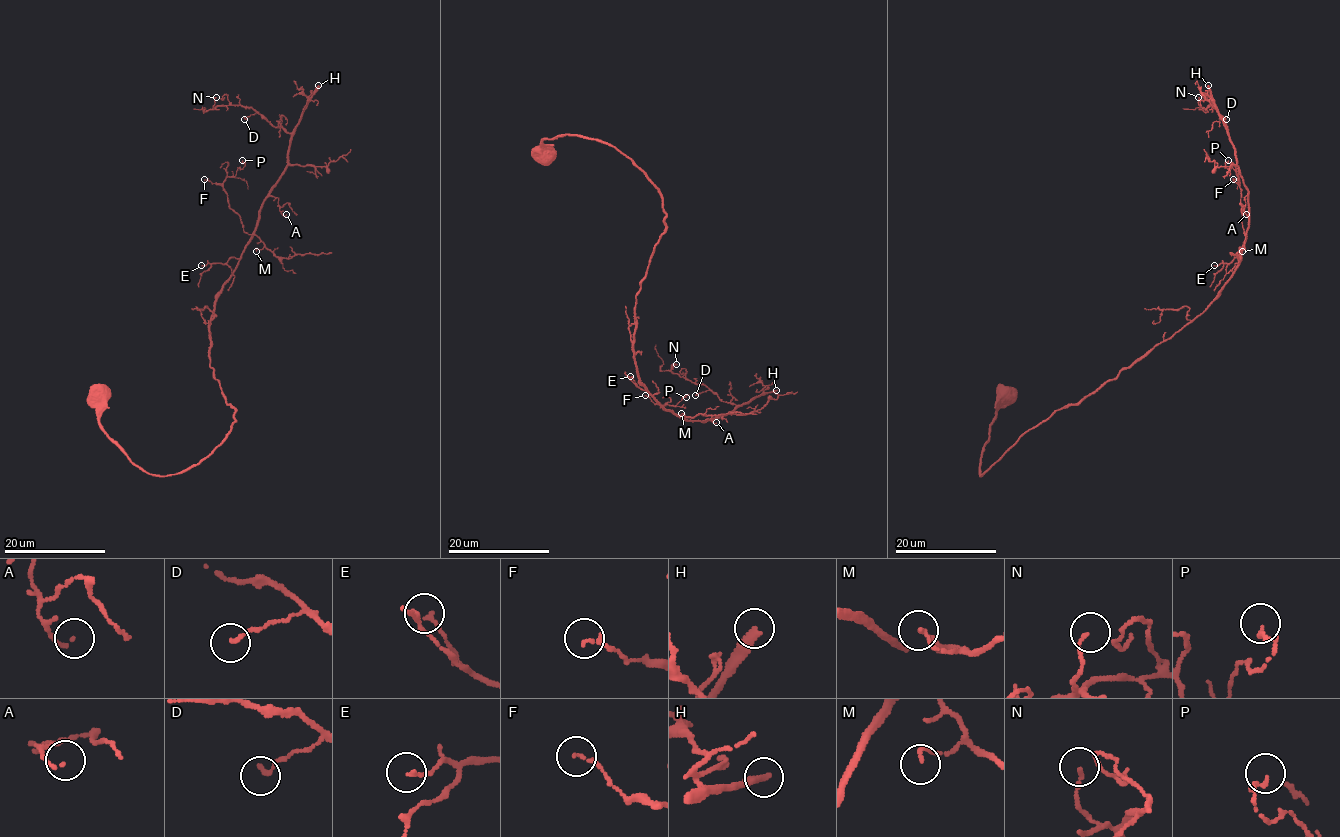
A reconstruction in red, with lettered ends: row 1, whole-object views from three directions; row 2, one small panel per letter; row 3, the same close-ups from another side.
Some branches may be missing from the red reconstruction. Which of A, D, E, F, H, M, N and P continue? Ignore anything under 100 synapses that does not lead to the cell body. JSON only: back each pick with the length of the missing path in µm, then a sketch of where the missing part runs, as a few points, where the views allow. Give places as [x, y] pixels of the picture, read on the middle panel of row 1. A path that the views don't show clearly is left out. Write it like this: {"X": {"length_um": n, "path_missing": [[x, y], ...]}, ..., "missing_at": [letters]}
{"H": {"length_um": 130}, "missing_at": ["H"]}

